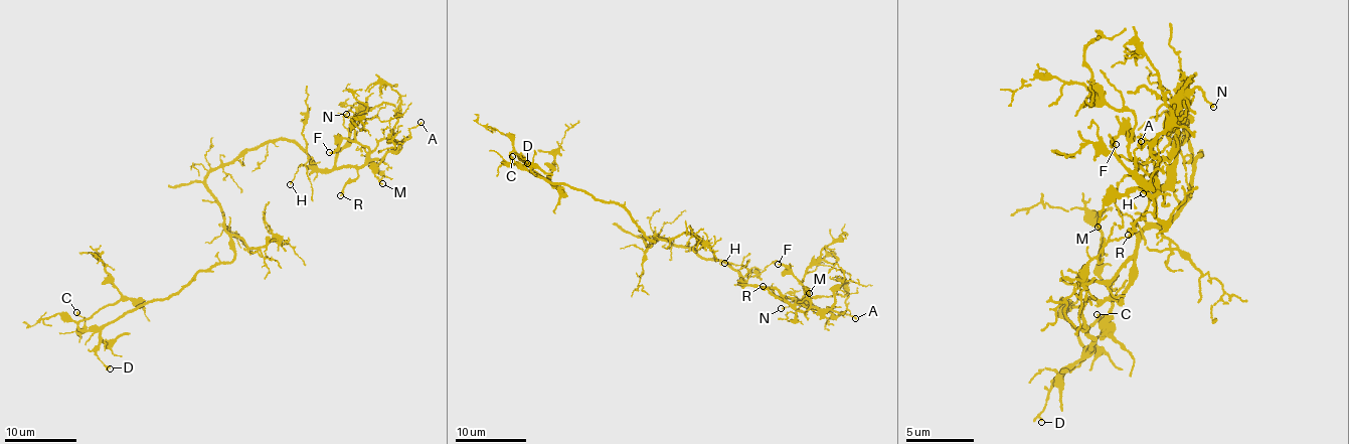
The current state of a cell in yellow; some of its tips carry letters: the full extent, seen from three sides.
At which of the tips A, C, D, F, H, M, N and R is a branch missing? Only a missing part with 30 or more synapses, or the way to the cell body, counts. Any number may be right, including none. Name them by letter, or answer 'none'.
none

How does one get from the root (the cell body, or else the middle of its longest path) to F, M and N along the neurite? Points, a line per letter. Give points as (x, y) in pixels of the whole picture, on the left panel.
F: (224, 220), (206, 186), (210, 171), (280, 139), (320, 169), (360, 166), (369, 153), (343, 138), (329, 152)
M: (224, 220), (206, 175), (267, 142), (295, 143), (320, 169), (383, 158), (375, 172), (382, 183)
N: (224, 220), (206, 186), (210, 171), (280, 139), (329, 170), (360, 119), (357, 103), (346, 114)

